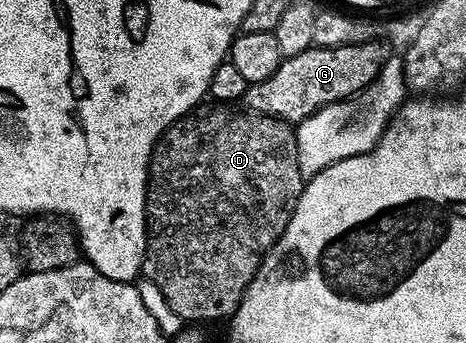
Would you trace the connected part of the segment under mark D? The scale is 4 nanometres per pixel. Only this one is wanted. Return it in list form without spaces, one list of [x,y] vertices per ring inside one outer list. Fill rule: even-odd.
[[[213,106],[210,112],[202,116],[190,114],[175,121],[165,133],[157,139],[153,148],[153,156],[149,160],[149,180],[145,183],[145,256],[141,259],[140,275],[146,276],[157,287],[165,304],[178,316],[181,322],[201,322],[197,320],[225,320],[232,317],[239,306],[249,283],[255,278],[263,258],[273,248],[273,244],[287,230],[287,222],[291,222],[291,214],[301,197],[303,177],[299,170],[299,154],[297,153],[297,134],[294,125],[287,120],[274,116],[264,116],[262,112],[240,110],[233,106]]]

